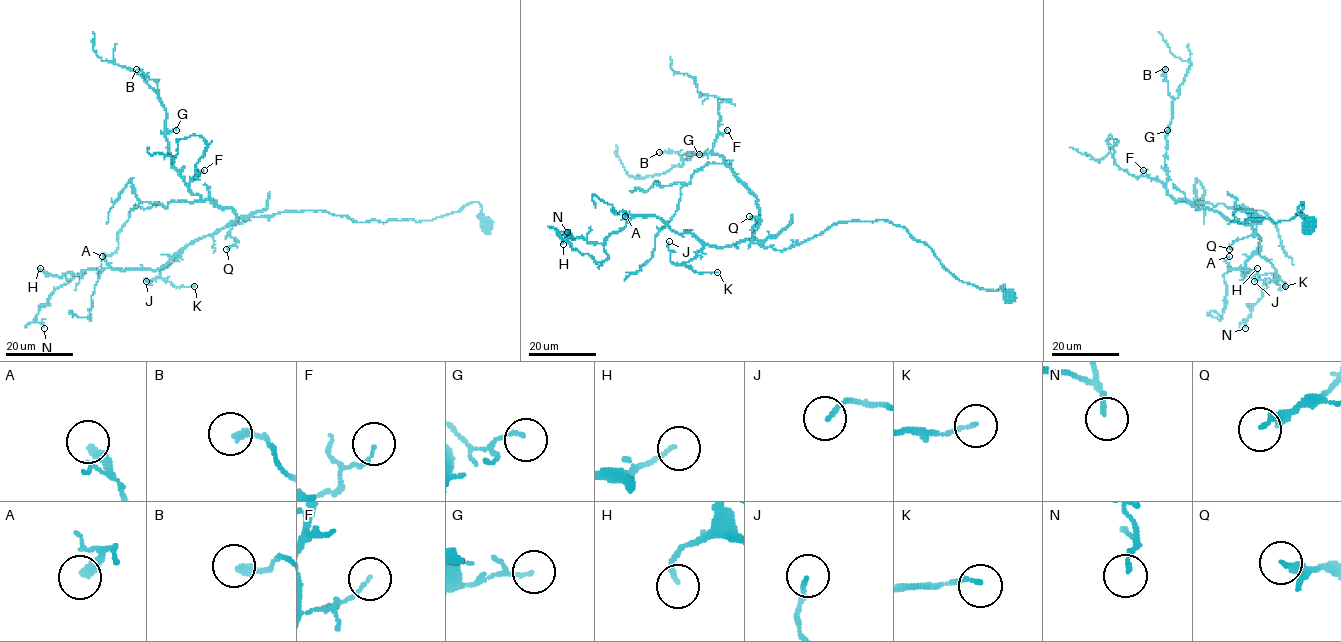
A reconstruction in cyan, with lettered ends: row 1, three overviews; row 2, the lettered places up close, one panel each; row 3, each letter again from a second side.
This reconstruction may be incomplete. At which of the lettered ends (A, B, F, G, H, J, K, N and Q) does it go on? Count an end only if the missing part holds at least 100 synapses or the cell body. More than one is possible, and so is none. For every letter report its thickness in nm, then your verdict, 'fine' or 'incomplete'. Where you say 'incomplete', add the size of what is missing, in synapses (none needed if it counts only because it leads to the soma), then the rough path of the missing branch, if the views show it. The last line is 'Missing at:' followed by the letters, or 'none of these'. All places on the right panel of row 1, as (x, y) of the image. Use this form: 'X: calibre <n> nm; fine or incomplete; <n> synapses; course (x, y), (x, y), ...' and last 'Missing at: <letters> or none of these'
A: calibre 320 nm; fine
B: calibre 280 nm; fine
F: calibre 90 nm; fine
G: calibre 120 nm; fine
H: calibre 130 nm; fine
J: calibre 130 nm; fine
K: calibre 130 nm; fine
N: calibre 150 nm; fine
Q: calibre 170 nm; fine
Missing at: none of these

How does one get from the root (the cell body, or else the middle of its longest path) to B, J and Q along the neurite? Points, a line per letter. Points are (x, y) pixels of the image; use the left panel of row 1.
B: (486, 224), (477, 202), (419, 222), (300, 211), (230, 224), (175, 168), (157, 83), (136, 69)
J: (486, 224), (477, 202), (419, 222), (356, 222), (323, 211), (282, 211), (249, 217), (194, 239), (146, 281)
Q: (486, 224), (477, 202), (419, 222), (282, 211), (236, 223), (226, 249)

